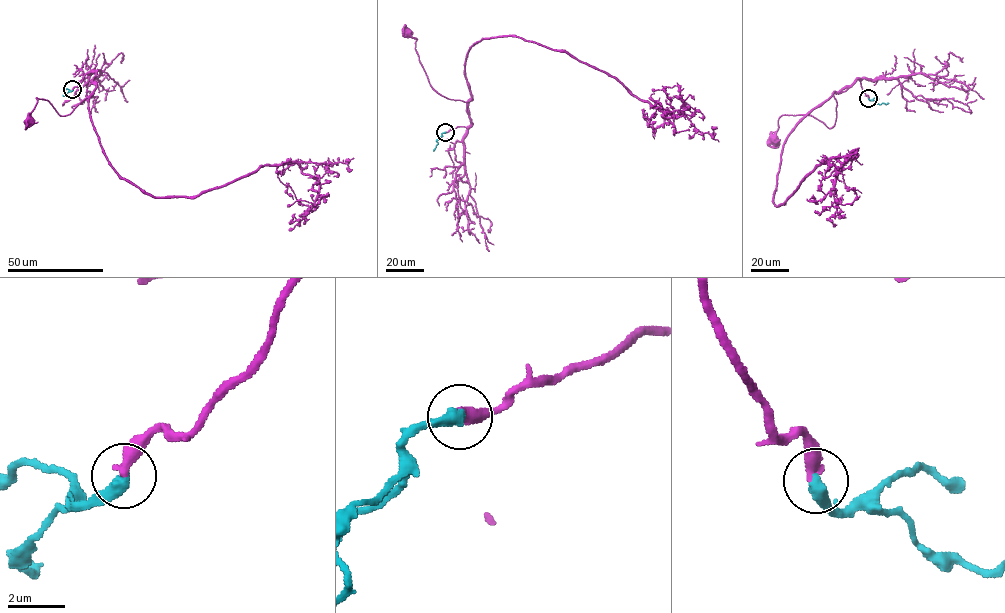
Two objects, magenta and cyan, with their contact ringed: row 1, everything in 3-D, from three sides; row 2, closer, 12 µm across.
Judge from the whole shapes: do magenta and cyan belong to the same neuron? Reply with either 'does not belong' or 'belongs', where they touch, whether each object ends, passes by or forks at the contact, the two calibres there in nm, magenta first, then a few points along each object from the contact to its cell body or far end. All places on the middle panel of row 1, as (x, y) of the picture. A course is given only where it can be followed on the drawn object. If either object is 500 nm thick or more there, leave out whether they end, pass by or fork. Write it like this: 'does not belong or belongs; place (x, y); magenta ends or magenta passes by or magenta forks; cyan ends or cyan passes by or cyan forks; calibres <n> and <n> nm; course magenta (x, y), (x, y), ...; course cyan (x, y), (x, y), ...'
belongs; place (445, 132); magenta ends; cyan ends; calibres 400 and 460 nm; course magenta (445, 132), (470, 124), (471, 99), (454, 100), (434, 89), (420, 62), (416, 38), (407, 32); course cyan (445, 132), (433, 151)

